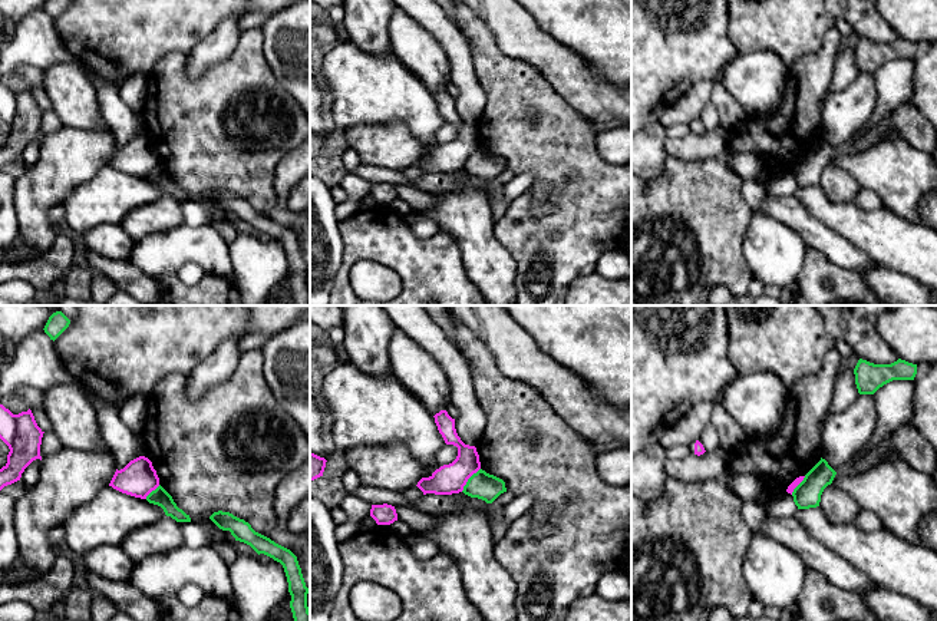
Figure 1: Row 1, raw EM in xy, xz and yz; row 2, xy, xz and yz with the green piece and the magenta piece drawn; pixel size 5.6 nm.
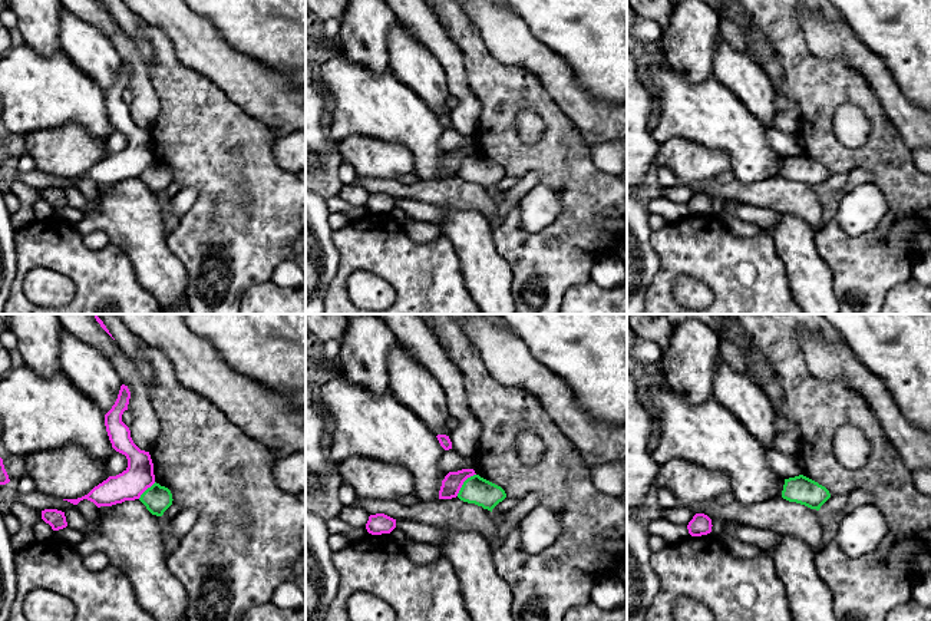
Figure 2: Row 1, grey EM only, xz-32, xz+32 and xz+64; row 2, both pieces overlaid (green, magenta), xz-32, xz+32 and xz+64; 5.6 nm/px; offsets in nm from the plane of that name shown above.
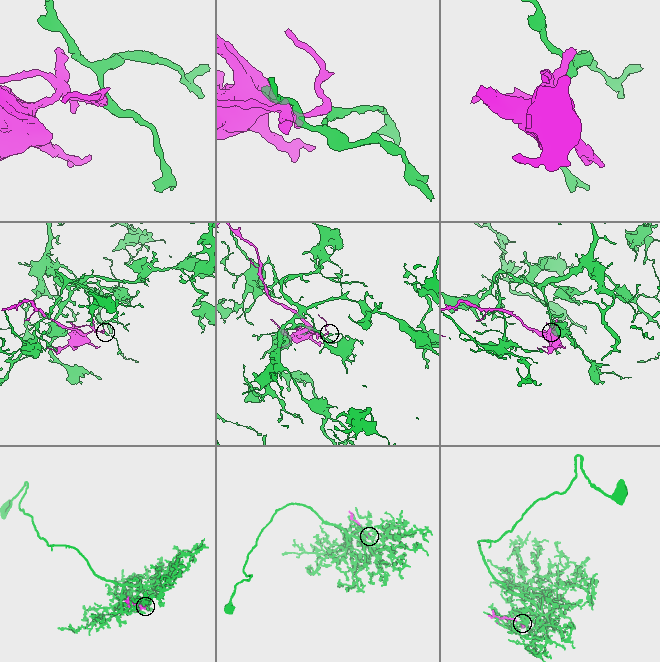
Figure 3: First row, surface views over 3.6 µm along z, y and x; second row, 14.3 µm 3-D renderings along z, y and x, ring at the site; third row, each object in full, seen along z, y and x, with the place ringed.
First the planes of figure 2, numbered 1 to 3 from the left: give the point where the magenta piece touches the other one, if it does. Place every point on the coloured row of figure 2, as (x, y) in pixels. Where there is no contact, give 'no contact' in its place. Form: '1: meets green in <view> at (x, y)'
1: meets green in xz-32 at (147, 489)
2: meets green in xz+32 at (464, 484)
3: no contact

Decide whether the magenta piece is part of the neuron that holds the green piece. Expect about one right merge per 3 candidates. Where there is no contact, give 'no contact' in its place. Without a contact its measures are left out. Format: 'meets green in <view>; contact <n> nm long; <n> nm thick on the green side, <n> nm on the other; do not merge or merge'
meets green in xz; contact 170 nm long; 150 nm thick on the green side, 170 nm on the other; do not merge

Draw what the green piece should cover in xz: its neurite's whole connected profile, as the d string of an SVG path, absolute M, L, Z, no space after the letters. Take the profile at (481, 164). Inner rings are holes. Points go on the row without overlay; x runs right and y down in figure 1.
M479 148L468 158L462 171L471 176L492 182L501 172L507 171L507 166L502 158Z

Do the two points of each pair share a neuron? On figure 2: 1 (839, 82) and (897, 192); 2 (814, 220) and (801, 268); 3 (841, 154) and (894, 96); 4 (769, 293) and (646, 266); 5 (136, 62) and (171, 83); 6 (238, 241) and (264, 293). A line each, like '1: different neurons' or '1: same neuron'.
1: same neuron
2: different neurons
3: different neurons
4: different neurons
5: different neurons
6: different neurons

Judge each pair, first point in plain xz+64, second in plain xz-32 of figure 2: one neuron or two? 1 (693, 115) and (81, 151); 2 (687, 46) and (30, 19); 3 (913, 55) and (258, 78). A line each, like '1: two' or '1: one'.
1: two
2: one
3: two

